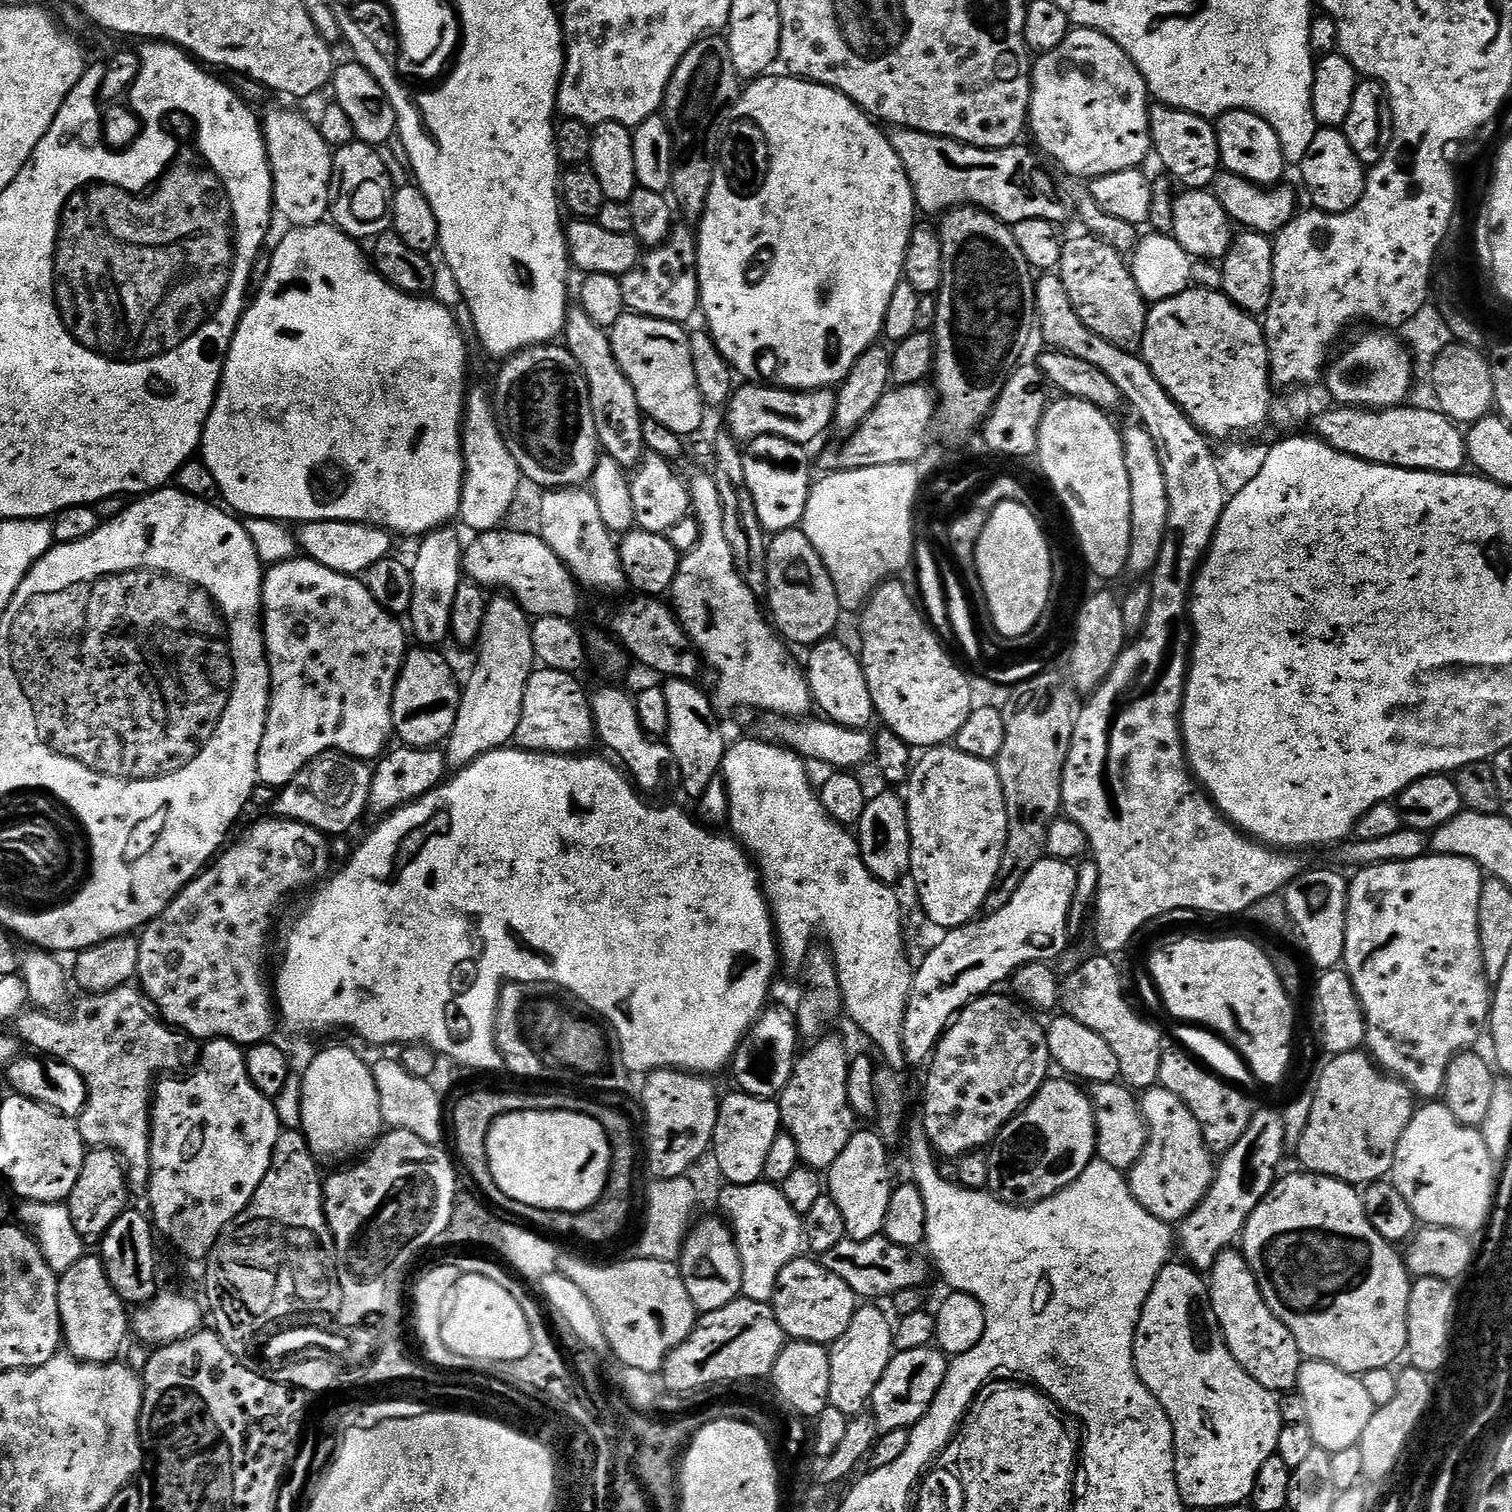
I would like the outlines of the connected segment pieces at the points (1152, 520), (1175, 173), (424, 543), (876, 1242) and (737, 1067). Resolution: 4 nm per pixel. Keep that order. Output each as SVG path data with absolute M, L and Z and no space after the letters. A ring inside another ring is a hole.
M1132 422L1127 429L1123 429L1124 457L1126 458L1126 474L1130 478L1130 554L1128 555L1127 575L1132 578L1147 577L1154 570L1158 562L1158 554L1162 554L1162 542L1166 538L1168 529L1168 515L1170 514L1170 498L1166 498L1166 478L1162 474L1162 462L1158 458L1158 450L1154 446L1154 438L1139 422Z
M1156 104L1149 111L1148 125L1152 135L1152 152L1177 185L1184 184L1180 186L1188 190L1208 190L1215 185L1217 176L1221 175L1222 165L1216 124L1211 119L1179 112L1177 108L1168 108L1165 104Z
M445 526L429 532L419 541L420 549L416 552L416 561L411 561L410 564L414 594L406 616L407 619L412 619L410 632L414 640L416 635L415 643L420 646L440 646L450 636L454 594L458 594L458 586L462 583L465 550L465 545L460 544L454 529L455 527Z
M882 1234L865 1240L844 1239L834 1246L834 1250L823 1253L822 1263L830 1274L838 1274L850 1290L856 1292L857 1297L883 1300L894 1293L919 1289L927 1276L929 1265L909 1248L898 1246L890 1242ZM928 1267L928 1268L927 1268Z
M765 1007L760 1017L752 1023L752 1028L741 1040L738 1050L732 1056L730 1073L736 1079L735 1087L751 1096L761 1096L767 1100L779 1097L790 1082L798 1059L796 1014L791 1007Z

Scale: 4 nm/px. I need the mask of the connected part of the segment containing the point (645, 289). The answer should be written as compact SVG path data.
M677 223L673 227L670 242L659 244L656 248L647 249L641 255L638 263L626 275L619 277L622 302L627 311L646 318L658 318L666 322L674 322L681 326L687 325L687 320L695 312L697 315L700 308L700 279L696 276L696 245L698 236L693 229L691 232L687 227L691 228L687 223Z

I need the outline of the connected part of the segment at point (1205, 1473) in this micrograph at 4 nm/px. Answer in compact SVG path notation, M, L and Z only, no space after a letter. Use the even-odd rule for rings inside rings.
M1169 1262L1162 1270L1162 1274L1158 1274L1158 1278L1154 1282L1154 1290L1150 1290L1150 1294L1146 1298L1146 1306L1142 1306L1142 1314L1138 1318L1138 1330L1134 1338L1136 1372L1140 1375L1140 1381L1144 1383L1146 1390L1159 1402L1172 1423L1174 1430L1172 1445L1176 1451L1176 1485L1185 1505L1189 1509L1232 1508L1235 1504L1242 1503L1243 1500L1245 1503L1251 1497L1254 1490L1254 1478L1258 1478L1258 1470L1262 1470L1262 1462L1266 1462L1276 1454L1278 1434L1282 1427L1277 1397L1273 1393L1267 1392L1258 1382L1254 1382L1254 1378L1250 1378L1250 1374L1246 1374L1246 1370L1242 1370L1242 1366L1234 1358L1234 1354L1230 1354L1228 1343L1224 1340L1224 1331L1220 1329L1220 1323L1212 1309L1207 1279L1187 1263L1176 1263Z

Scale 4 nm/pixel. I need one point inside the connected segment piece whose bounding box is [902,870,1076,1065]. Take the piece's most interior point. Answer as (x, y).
(972, 960)

